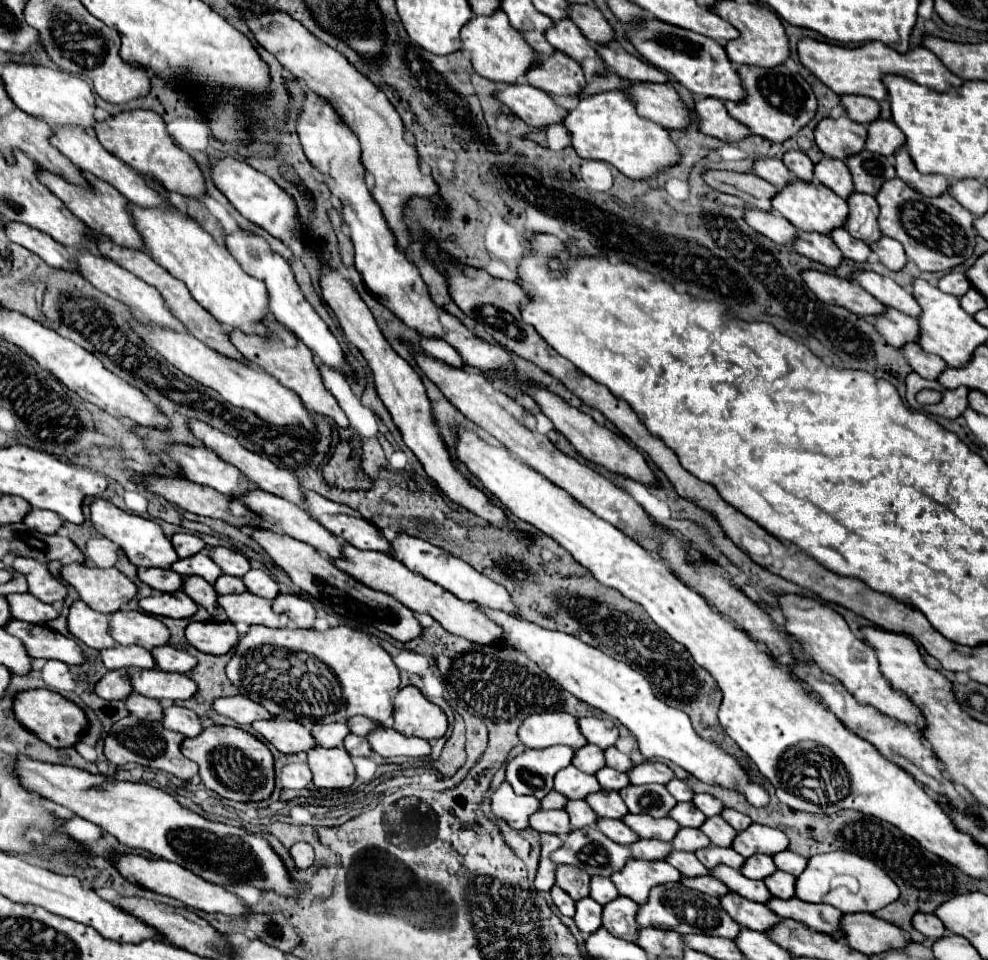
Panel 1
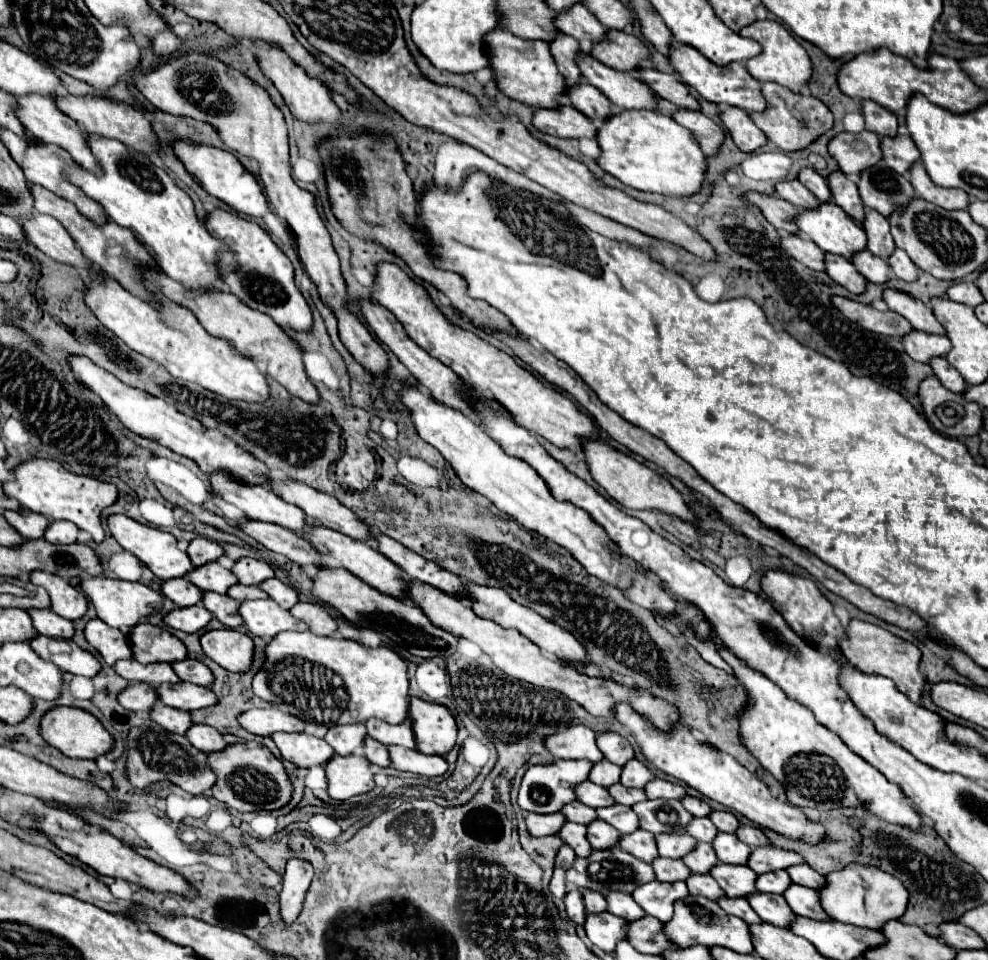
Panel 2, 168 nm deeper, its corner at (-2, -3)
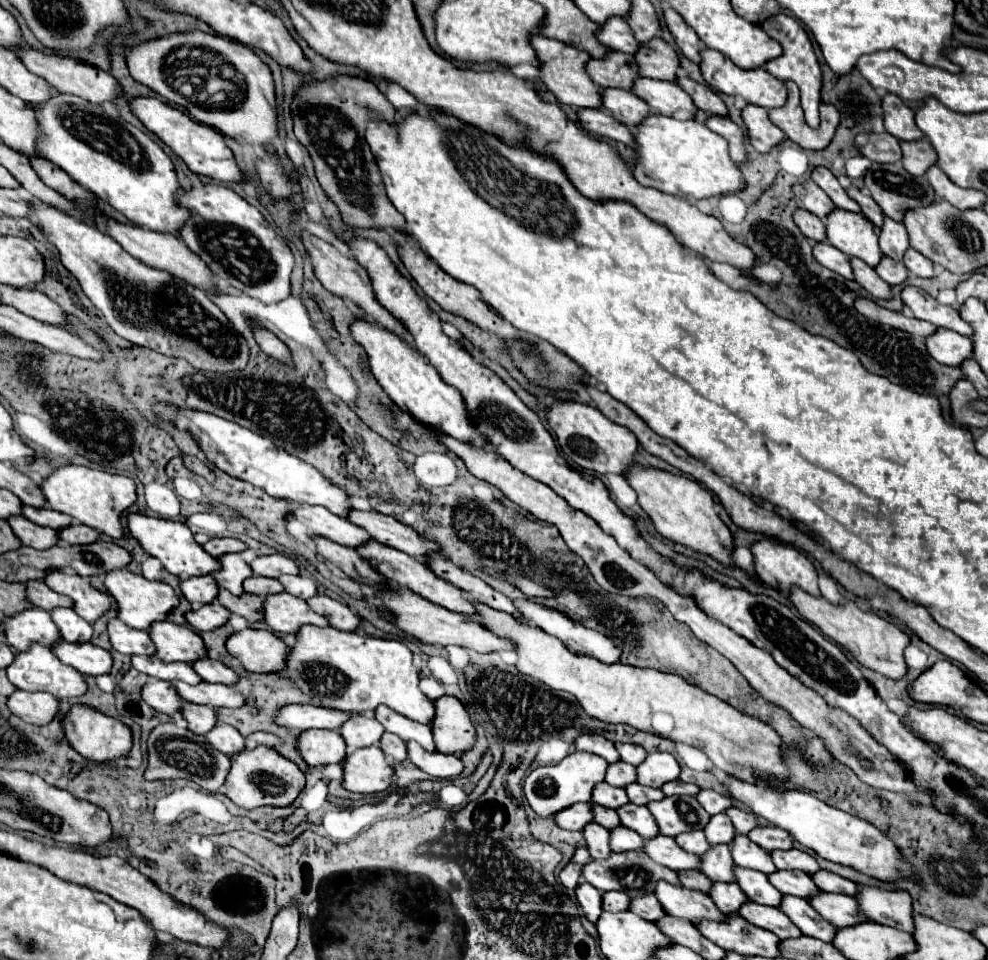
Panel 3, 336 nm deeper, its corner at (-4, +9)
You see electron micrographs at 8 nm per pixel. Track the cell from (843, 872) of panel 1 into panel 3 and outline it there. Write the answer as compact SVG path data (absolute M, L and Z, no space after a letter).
M859 886L857 902L861 912L873 922L913 934L913 906L911 896L903 890L881 890L873 886Z

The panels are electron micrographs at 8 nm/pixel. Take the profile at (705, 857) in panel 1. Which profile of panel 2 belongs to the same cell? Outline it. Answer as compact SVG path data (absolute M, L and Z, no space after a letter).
M719 862L717 866L713 866L711 876L727 896L747 896L755 892L757 874L749 866L725 866L723 862Z

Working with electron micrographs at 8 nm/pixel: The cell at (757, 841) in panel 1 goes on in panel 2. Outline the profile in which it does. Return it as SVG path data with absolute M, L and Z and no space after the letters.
M757 846L757 850L751 852L749 856L749 866L757 872L757 874L765 874L771 870L779 870L779 868L787 868L793 864L801 864L803 858L787 848L779 848L779 846Z

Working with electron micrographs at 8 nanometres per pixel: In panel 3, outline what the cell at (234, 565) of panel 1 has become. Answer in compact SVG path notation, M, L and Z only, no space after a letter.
M273 554L273 556L259 556L251 562L251 568L257 576L267 576L267 578L279 578L279 574L299 574L299 566L295 560Z

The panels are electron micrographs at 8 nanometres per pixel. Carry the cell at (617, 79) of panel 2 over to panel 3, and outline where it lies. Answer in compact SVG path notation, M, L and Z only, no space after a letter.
M639 78L633 86L633 92L643 98L655 114L679 120L693 120L697 116L697 106L693 104L691 96L673 82Z

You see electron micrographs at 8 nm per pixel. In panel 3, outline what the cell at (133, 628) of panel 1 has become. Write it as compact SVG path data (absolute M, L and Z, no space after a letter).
M155 622L149 630L149 636L157 648L157 658L163 662L195 662L207 658L205 642L199 632L177 626L173 622Z

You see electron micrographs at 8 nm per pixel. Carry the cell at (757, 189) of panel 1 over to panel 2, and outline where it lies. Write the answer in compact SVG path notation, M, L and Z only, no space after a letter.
M745 192L743 194L743 200L747 204L753 204L757 208L761 208L763 216L775 226L775 228L781 228L781 230L787 230L791 234L797 232L797 226L793 224L793 216L799 212L797 206L793 206L791 202L785 202L783 198L777 198L777 196L767 196L767 194L761 194L761 192Z

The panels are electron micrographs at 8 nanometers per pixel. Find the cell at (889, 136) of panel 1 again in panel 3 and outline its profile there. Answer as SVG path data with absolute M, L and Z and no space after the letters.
M927 138L917 142L901 142L903 150L903 168L915 178L923 176L935 164L935 150Z

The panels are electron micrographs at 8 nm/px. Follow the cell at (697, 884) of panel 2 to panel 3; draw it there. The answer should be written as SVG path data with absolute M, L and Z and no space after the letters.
M713 882L711 898L717 904L717 908L725 914L735 914L739 912L739 906L743 906L743 902L749 902L747 894L743 894L743 890L737 884L723 882Z

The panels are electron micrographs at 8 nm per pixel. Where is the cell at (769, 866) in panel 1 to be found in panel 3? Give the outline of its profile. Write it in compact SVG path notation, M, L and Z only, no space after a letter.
M777 870L769 874L769 880L781 894L791 894L805 900L811 898L811 894L821 894L821 888L815 886L811 876L795 870Z

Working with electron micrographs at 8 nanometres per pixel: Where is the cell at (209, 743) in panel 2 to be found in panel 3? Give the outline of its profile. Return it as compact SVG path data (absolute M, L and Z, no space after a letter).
M229 724L215 726L207 734L207 740L211 742L211 746L215 746L219 752L223 752L227 756L233 756L233 754L239 754L245 750L245 738Z

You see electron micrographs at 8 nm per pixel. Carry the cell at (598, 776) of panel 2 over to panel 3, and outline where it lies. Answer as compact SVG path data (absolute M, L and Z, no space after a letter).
M617 762L617 764L609 764L607 768L607 776L605 782L611 786L619 786L625 788L633 782L637 782L637 774L635 774L635 766L627 764L627 762Z

